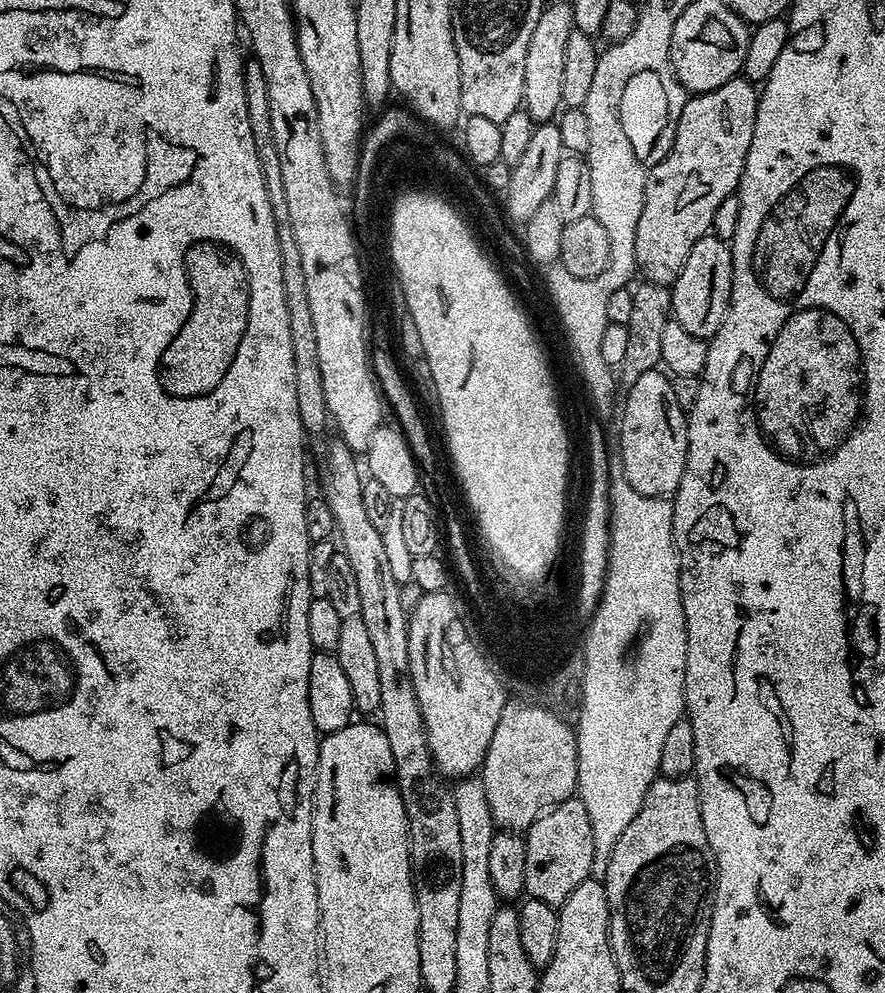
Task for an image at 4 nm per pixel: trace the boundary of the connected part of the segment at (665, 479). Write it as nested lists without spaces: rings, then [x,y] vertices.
[[[663,371],[647,372],[627,385],[624,413],[620,416],[622,470],[626,482],[647,496],[671,497],[682,482],[688,453],[688,417],[674,398],[674,386]]]

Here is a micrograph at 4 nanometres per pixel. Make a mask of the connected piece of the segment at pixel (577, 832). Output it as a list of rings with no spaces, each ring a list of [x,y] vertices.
[[[579,798],[562,802],[557,808],[551,808],[542,818],[531,824],[526,833],[526,882],[525,893],[531,899],[541,900],[553,906],[559,906],[582,886],[582,882],[592,875],[594,862],[594,834],[590,830],[590,817],[586,815],[586,806]]]

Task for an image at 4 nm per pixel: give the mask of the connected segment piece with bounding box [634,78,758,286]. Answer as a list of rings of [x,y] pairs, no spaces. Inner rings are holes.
[[[743,78],[685,99],[674,142],[666,158],[646,178],[642,215],[634,233],[636,270],[647,283],[670,286],[676,281],[690,250],[694,250],[694,242],[709,235],[714,210],[718,210],[722,198],[739,189],[757,110],[757,85]]]

